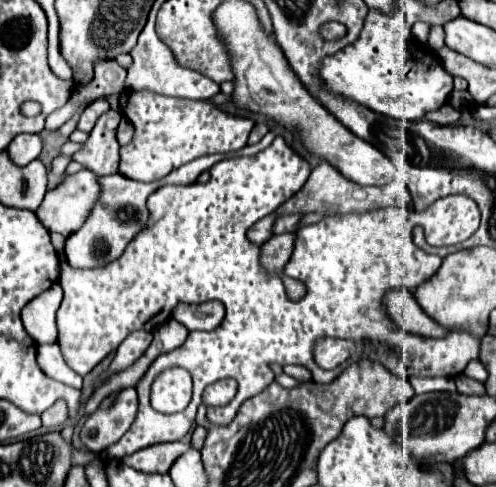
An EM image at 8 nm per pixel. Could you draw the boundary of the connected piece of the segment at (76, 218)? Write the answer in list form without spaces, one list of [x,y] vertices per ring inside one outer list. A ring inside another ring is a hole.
[[[80,170],[72,176],[64,176],[62,182],[46,192],[46,198],[42,202],[42,206],[38,208],[36,216],[40,218],[40,222],[50,230],[50,232],[60,232],[64,236],[70,236],[70,232],[76,232],[82,224],[82,220],[86,220],[90,208],[94,206],[94,200],[98,198],[98,182],[96,182],[96,174],[86,170]]]

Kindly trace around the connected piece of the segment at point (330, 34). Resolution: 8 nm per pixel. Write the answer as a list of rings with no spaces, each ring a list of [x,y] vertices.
[[[330,22],[330,24],[324,24],[322,26],[322,36],[326,36],[328,40],[338,40],[346,34],[346,28],[342,24],[336,24],[336,22]]]

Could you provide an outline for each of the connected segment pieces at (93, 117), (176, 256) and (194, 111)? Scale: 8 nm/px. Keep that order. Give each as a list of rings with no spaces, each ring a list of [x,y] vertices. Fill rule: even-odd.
[[[95,100],[84,110],[84,114],[80,116],[80,122],[78,122],[78,130],[82,132],[90,132],[98,118],[110,109],[108,102],[105,100]]]
[[[276,138],[276,140],[274,140],[274,144],[270,144],[270,146],[268,146],[268,148],[266,148],[266,150],[264,150],[264,152],[260,152],[260,154],[256,154],[256,156],[252,156],[252,158],[234,158],[234,160],[224,160],[224,162],[220,162],[220,164],[216,164],[216,166],[212,166],[212,170],[210,170],[210,180],[208,180],[208,182],[206,182],[206,184],[198,184],[198,182],[196,182],[196,184],[186,184],[186,186],[172,186],[172,184],[168,184],[168,186],[160,186],[160,188],[158,188],[158,190],[154,190],[154,192],[152,192],[152,196],[150,196],[150,198],[148,198],[148,212],[150,212],[150,220],[148,220],[148,226],[146,226],[146,228],[144,228],[144,230],[142,230],[142,232],[140,232],[140,234],[138,234],[138,236],[136,236],[136,238],[134,238],[134,240],[132,240],[132,242],[130,242],[130,244],[128,244],[128,248],[126,248],[126,250],[124,250],[124,252],[122,252],[122,256],[120,256],[120,258],[118,258],[118,260],[114,260],[114,262],[110,262],[110,264],[106,264],[106,266],[102,266],[102,268],[94,268],[94,270],[76,270],[76,268],[72,268],[72,267],[71,267],[71,266],[70,266],[70,265],[69,265],[69,264],[68,264],[68,262],[67,262],[67,261],[66,261],[66,259],[65,259],[65,258],[64,258],[64,257],[62,257],[62,258],[61,258],[61,259],[60,259],[60,276],[59,276],[59,284],[60,284],[60,286],[61,286],[61,287],[62,287],[62,290],[64,290],[64,300],[62,300],[62,304],[60,304],[60,310],[58,310],[58,346],[60,346],[60,350],[62,350],[62,356],[64,356],[64,360],[66,360],[66,364],[68,364],[68,366],[70,366],[70,368],[72,368],[72,370],[74,370],[74,372],[78,372],[78,374],[80,374],[80,376],[86,376],[86,374],[88,374],[88,372],[90,372],[90,370],[92,370],[92,368],[94,368],[94,366],[96,366],[96,364],[98,364],[98,362],[100,362],[100,360],[102,360],[102,358],[106,358],[106,356],[108,356],[108,354],[110,354],[110,352],[112,352],[112,350],[116,350],[116,348],[118,348],[118,346],[120,346],[120,342],[122,342],[122,340],[124,340],[124,338],[126,338],[126,336],[128,336],[128,334],[130,334],[130,332],[134,332],[134,330],[140,330],[140,328],[154,328],[154,326],[158,326],[158,324],[162,324],[162,322],[166,322],[166,320],[168,320],[168,318],[170,318],[170,312],[172,312],[172,308],[174,308],[174,306],[176,306],[176,304],[178,304],[178,302],[186,302],[186,304],[202,304],[202,302],[210,302],[210,300],[218,300],[218,302],[222,302],[222,304],[224,304],[224,308],[226,308],[226,316],[224,316],[224,320],[222,320],[222,324],[220,324],[220,326],[218,326],[218,328],[216,328],[216,330],[212,330],[212,332],[205,332],[205,331],[192,331],[192,332],[190,332],[190,333],[189,333],[189,335],[201,335],[201,332],[204,332],[204,334],[202,334],[202,336],[188,336],[188,340],[187,340],[187,339],[186,339],[186,342],[184,342],[184,346],[180,346],[180,348],[178,348],[178,350],[172,350],[172,351],[171,351],[171,352],[168,352],[168,354],[160,354],[160,356],[158,356],[158,358],[156,358],[156,360],[154,360],[154,364],[152,364],[152,366],[150,366],[150,368],[148,368],[148,370],[146,370],[146,374],[144,374],[144,376],[142,376],[142,380],[140,380],[140,382],[138,382],[138,386],[136,386],[136,390],[138,390],[138,398],[140,398],[140,408],[138,408],[138,416],[136,416],[136,420],[134,420],[134,424],[132,424],[132,428],[130,428],[130,430],[128,430],[128,432],[126,432],[126,434],[124,434],[124,436],[122,436],[122,438],[120,438],[120,440],[118,440],[118,442],[116,442],[116,444],[112,444],[112,446],[108,446],[108,450],[106,450],[106,454],[108,454],[108,456],[110,456],[110,458],[124,458],[124,456],[128,456],[128,454],[130,454],[130,452],[138,452],[138,450],[142,450],[142,448],[146,448],[146,446],[152,446],[152,444],[160,444],[160,442],[176,442],[176,440],[180,440],[180,438],[182,438],[182,436],[184,436],[184,434],[186,434],[186,432],[188,432],[188,430],[190,430],[190,428],[192,428],[192,424],[194,424],[194,420],[196,420],[196,408],[198,408],[198,406],[200,406],[200,404],[202,404],[202,392],[204,392],[204,388],[206,388],[206,386],[208,386],[208,384],[214,384],[214,382],[218,382],[218,380],[222,380],[222,378],[234,378],[234,380],[236,380],[236,382],[238,382],[238,392],[236,392],[236,396],[234,396],[234,398],[232,398],[232,400],[230,400],[230,402],[228,402],[228,404],[226,404],[226,406],[218,406],[218,408],[212,408],[212,406],[210,406],[210,408],[208,408],[208,420],[210,420],[210,422],[214,422],[214,424],[228,424],[228,422],[230,422],[230,420],[232,420],[232,418],[234,418],[234,414],[236,414],[236,410],[238,410],[238,408],[240,408],[240,404],[242,404],[242,402],[244,402],[244,400],[248,400],[248,398],[252,398],[252,396],[256,396],[256,394],[260,394],[260,392],[262,392],[262,390],[264,390],[264,388],[266,388],[266,386],[268,386],[268,384],[270,384],[270,382],[272,382],[272,380],[274,380],[274,372],[272,372],[272,370],[270,370],[270,362],[278,362],[278,364],[280,364],[280,366],[286,366],[286,364],[300,364],[300,366],[304,366],[304,368],[308,368],[308,370],[310,370],[310,372],[312,372],[312,380],[314,380],[314,382],[322,382],[322,384],[328,384],[328,382],[332,382],[332,380],[334,380],[334,378],[336,378],[336,376],[338,376],[338,374],[340,374],[340,372],[342,372],[342,370],[344,370],[344,368],[346,368],[346,366],[348,366],[348,364],[350,364],[350,360],[346,360],[346,362],[344,362],[344,364],[340,364],[340,366],[338,366],[338,368],[334,368],[334,370],[322,370],[322,368],[318,368],[318,366],[316,366],[316,364],[314,364],[314,358],[312,358],[312,348],[314,348],[314,342],[316,342],[316,340],[318,340],[318,338],[324,338],[324,336],[332,336],[332,338],[335,338],[335,339],[342,339],[342,340],[356,340],[356,342],[378,342],[378,344],[384,344],[384,346],[386,346],[386,350],[384,350],[384,352],[376,352],[376,354],[374,354],[374,356],[376,356],[376,358],[378,358],[378,360],[380,360],[380,362],[382,362],[382,364],[384,364],[384,366],[386,366],[386,368],[388,368],[388,370],[390,370],[390,372],[392,372],[392,374],[398,374],[398,376],[402,376],[402,378],[410,378],[410,376],[450,376],[450,378],[410,378],[410,382],[412,382],[412,386],[414,386],[414,390],[416,390],[416,394],[424,394],[424,392],[446,392],[446,390],[448,390],[448,392],[454,392],[454,390],[456,390],[456,384],[454,384],[454,380],[452,380],[452,378],[454,378],[454,376],[456,376],[456,374],[460,374],[460,372],[462,372],[462,370],[464,370],[464,368],[466,368],[466,364],[468,364],[468,362],[470,362],[470,360],[472,360],[472,358],[478,358],[478,348],[480,348],[480,344],[478,344],[478,340],[476,340],[476,338],[474,338],[474,336],[470,336],[470,334],[466,334],[466,332],[450,332],[450,336],[448,336],[448,338],[446,338],[446,340],[430,340],[430,338],[422,338],[422,336],[410,336],[410,334],[408,334],[408,332],[402,332],[402,330],[400,330],[400,328],[394,328],[394,324],[392,324],[392,322],[388,322],[388,316],[386,316],[386,314],[384,314],[384,310],[382,310],[382,296],[384,296],[384,292],[386,292],[386,290],[390,290],[390,288],[408,288],[408,290],[414,290],[414,288],[416,288],[416,286],[418,286],[418,284],[422,284],[422,282],[424,282],[424,280],[428,280],[428,278],[430,278],[430,276],[432,276],[432,274],[434,274],[434,272],[436,272],[436,270],[438,270],[438,268],[440,268],[440,262],[442,262],[442,260],[440,260],[440,258],[438,258],[438,256],[434,256],[434,254],[426,254],[426,252],[422,252],[422,250],[420,250],[420,248],[418,248],[418,246],[416,246],[416,244],[414,244],[414,242],[412,242],[412,230],[414,230],[414,226],[422,226],[422,227],[423,227],[423,228],[424,228],[424,229],[425,229],[425,230],[424,230],[424,233],[425,233],[425,238],[426,238],[426,241],[427,241],[427,242],[428,242],[428,244],[430,244],[430,245],[432,245],[432,246],[452,246],[452,244],[460,244],[460,240],[468,240],[468,238],[470,238],[470,236],[472,236],[472,234],[474,234],[474,232],[476,232],[476,230],[478,230],[478,224],[480,224],[480,212],[478,212],[478,206],[476,206],[476,204],[474,204],[474,200],[470,200],[470,198],[468,198],[468,196],[460,196],[460,194],[456,194],[456,196],[446,196],[446,198],[440,198],[440,200],[436,200],[436,202],[434,202],[434,204],[432,204],[432,206],[430,206],[430,208],[428,208],[428,210],[424,210],[424,212],[416,212],[416,210],[414,210],[414,212],[410,212],[410,210],[406,210],[406,208],[380,208],[380,210],[370,210],[370,212],[366,212],[366,214],[364,214],[364,212],[362,212],[362,214],[344,214],[344,216],[332,216],[332,218],[324,218],[324,220],[320,220],[320,222],[318,222],[318,223],[316,223],[316,224],[312,224],[312,225],[308,225],[308,226],[304,226],[304,227],[301,227],[301,228],[299,228],[299,230],[297,230],[297,232],[296,232],[296,235],[297,235],[297,238],[296,238],[296,241],[295,241],[295,244],[294,244],[294,252],[292,252],[292,256],[290,256],[290,262],[288,262],[288,264],[286,264],[286,268],[284,268],[284,272],[286,272],[286,276],[290,276],[290,278],[294,278],[294,280],[302,280],[302,282],[304,282],[304,286],[306,286],[306,294],[304,294],[304,296],[302,296],[302,298],[300,298],[300,300],[290,300],[290,298],[288,298],[288,294],[286,294],[286,288],[284,288],[284,284],[282,284],[282,280],[280,280],[280,278],[276,278],[276,276],[270,276],[270,274],[266,274],[266,272],[264,272],[264,268],[260,268],[260,246],[256,246],[256,244],[252,244],[252,242],[250,242],[250,240],[248,240],[248,238],[246,238],[246,230],[248,230],[248,228],[250,228],[250,226],[252,226],[252,224],[254,224],[254,222],[256,222],[256,220],[260,220],[260,218],[264,218],[264,216],[268,216],[268,214],[272,214],[272,212],[274,212],[274,210],[276,210],[276,208],[278,208],[278,206],[280,206],[280,204],[282,204],[282,202],[284,202],[284,200],[288,200],[288,198],[290,198],[290,196],[294,196],[294,194],[296,194],[296,192],[298,192],[298,190],[300,190],[300,188],[302,188],[302,186],[304,186],[304,182],[306,182],[306,180],[308,180],[308,174],[310,174],[310,166],[308,166],[308,162],[306,162],[306,160],[302,160],[302,158],[300,158],[300,156],[298,156],[298,154],[296,154],[296,152],[294,152],[294,150],[292,150],[292,148],[290,148],[290,146],[288,146],[288,144],[286,144],[286,142],[284,142],[284,138]],[[170,366],[182,366],[182,368],[186,368],[186,370],[190,370],[190,374],[192,374],[192,378],[194,378],[194,394],[192,394],[192,400],[190,400],[190,406],[186,406],[186,408],[184,408],[184,410],[182,410],[182,412],[176,412],[176,414],[160,414],[160,412],[152,412],[152,406],[150,406],[150,386],[152,386],[152,382],[154,382],[154,378],[156,378],[156,376],[158,376],[158,374],[160,374],[160,372],[162,372],[162,370],[166,370],[166,368],[170,368]]]
[[[130,92],[124,116],[132,122],[134,136],[122,146],[120,174],[142,182],[164,178],[198,156],[238,150],[246,144],[254,126],[250,118],[230,116],[204,100],[180,100],[152,92]]]

